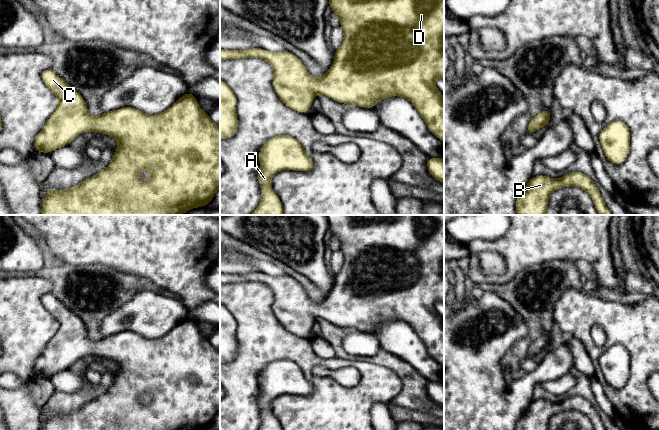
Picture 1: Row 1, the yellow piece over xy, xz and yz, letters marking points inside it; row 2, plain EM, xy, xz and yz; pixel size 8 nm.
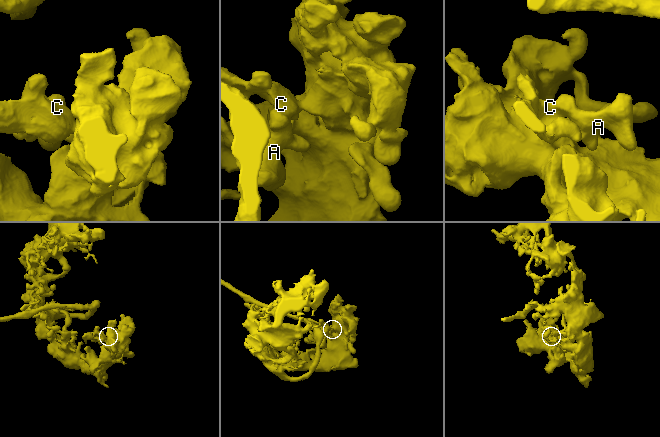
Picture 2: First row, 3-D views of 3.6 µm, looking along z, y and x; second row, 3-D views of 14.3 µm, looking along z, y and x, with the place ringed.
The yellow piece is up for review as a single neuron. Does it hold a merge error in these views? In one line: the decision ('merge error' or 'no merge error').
no merge error

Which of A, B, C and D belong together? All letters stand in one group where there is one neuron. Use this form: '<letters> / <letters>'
A B C D

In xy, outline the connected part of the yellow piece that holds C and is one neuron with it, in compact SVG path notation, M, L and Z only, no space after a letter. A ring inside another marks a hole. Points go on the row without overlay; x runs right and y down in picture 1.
M51 293L43 294L41 296L41 302L44 308L56 319L57 331L45 350L35 361L34 371L37 376L50 377L58 372L67 370L79 358L87 355L110 359L118 365L117 373L113 377L113 383L105 394L100 394L92 401L85 403L80 408L67 414L54 414L49 412L47 414L47 420L42 425L41 430L206 430L211 426L215 416L220 412L220 350L215 348L209 342L208 337L201 334L200 330L198 329L196 320L192 319L191 316L182 319L170 332L160 338L145 338L136 332L128 330L113 334L111 336L102 337L97 341L92 341L88 337L85 324L81 318L72 312L69 308L67 308L54 295ZM143 394L148 394L151 397L151 401L148 404L141 404L138 402L138 398Z

